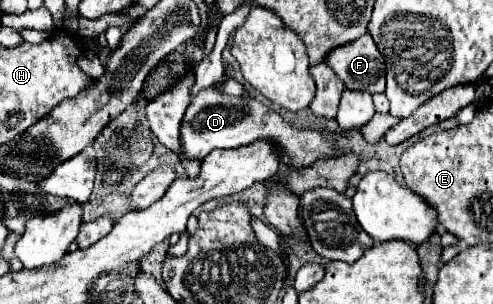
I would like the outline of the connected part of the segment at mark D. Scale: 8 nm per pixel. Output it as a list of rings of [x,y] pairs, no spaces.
[[[203,89],[195,101],[185,111],[181,121],[181,141],[183,153],[181,161],[203,159],[213,149],[235,149],[241,145],[249,145],[257,139],[271,139],[281,149],[281,161],[285,165],[293,165],[297,169],[311,165],[319,157],[333,155],[333,143],[325,141],[325,137],[317,131],[297,131],[289,123],[285,123],[279,113],[259,103],[253,97],[229,97],[219,93],[217,89]]]

